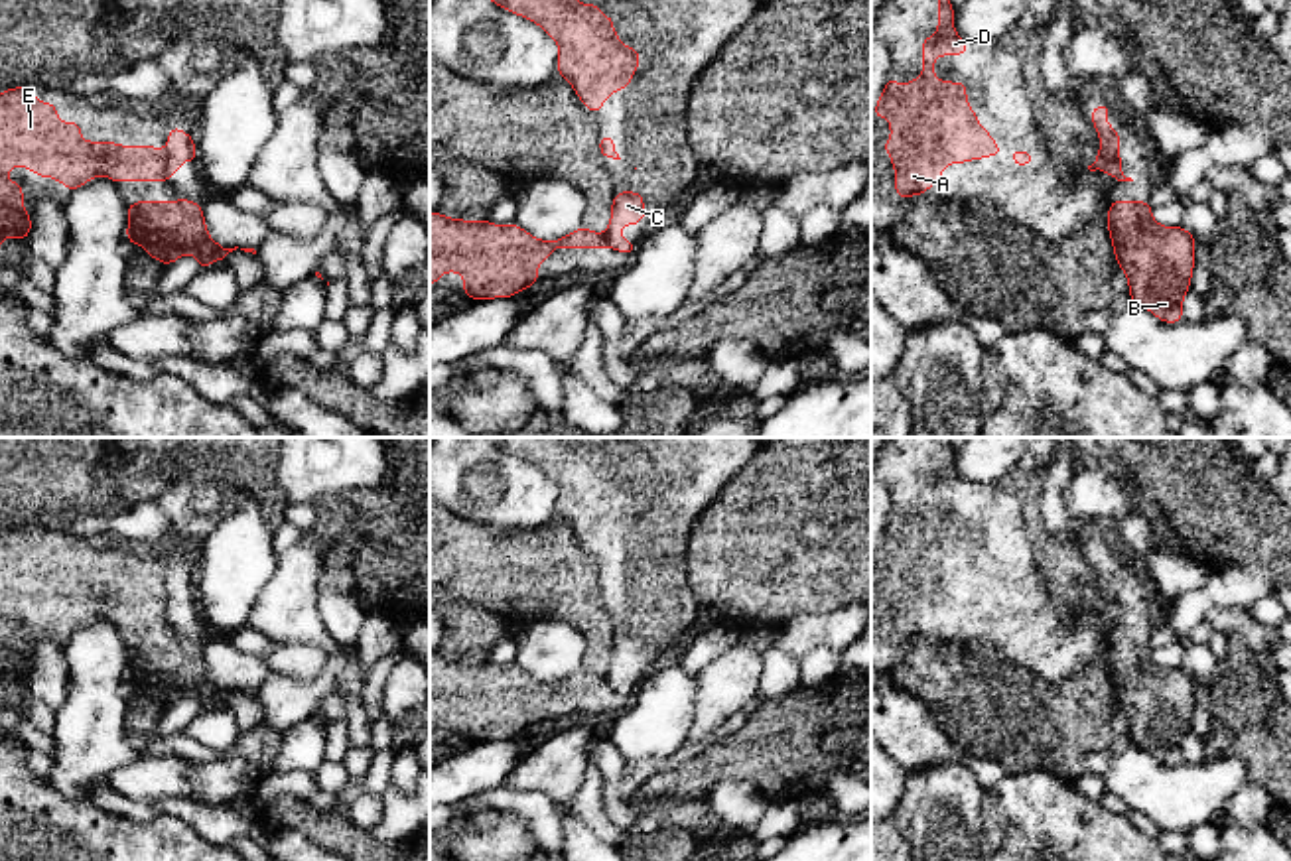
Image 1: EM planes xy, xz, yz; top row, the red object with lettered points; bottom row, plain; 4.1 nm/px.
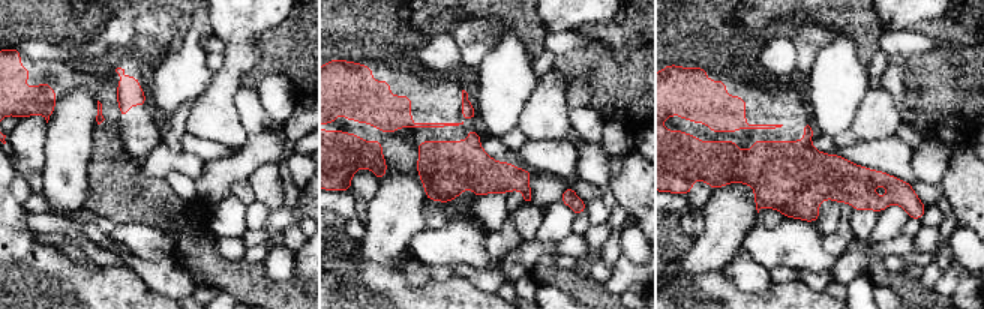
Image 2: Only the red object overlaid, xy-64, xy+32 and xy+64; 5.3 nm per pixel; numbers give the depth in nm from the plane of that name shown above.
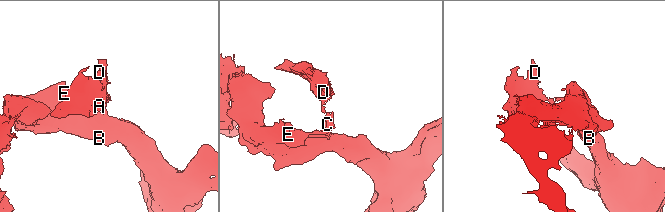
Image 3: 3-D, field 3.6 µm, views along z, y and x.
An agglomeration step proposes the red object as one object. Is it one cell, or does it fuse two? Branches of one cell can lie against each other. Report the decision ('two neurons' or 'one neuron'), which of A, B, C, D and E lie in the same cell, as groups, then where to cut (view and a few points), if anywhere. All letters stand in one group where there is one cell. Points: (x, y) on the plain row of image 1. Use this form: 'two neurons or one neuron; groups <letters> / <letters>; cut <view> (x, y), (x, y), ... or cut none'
two neurons; groups A C D / B E; cut xy (166, 592), (166, 615), (170, 619)

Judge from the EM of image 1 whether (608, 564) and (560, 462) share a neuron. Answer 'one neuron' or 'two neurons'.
one neuron

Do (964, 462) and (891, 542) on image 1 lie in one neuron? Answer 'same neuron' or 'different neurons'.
different neurons

